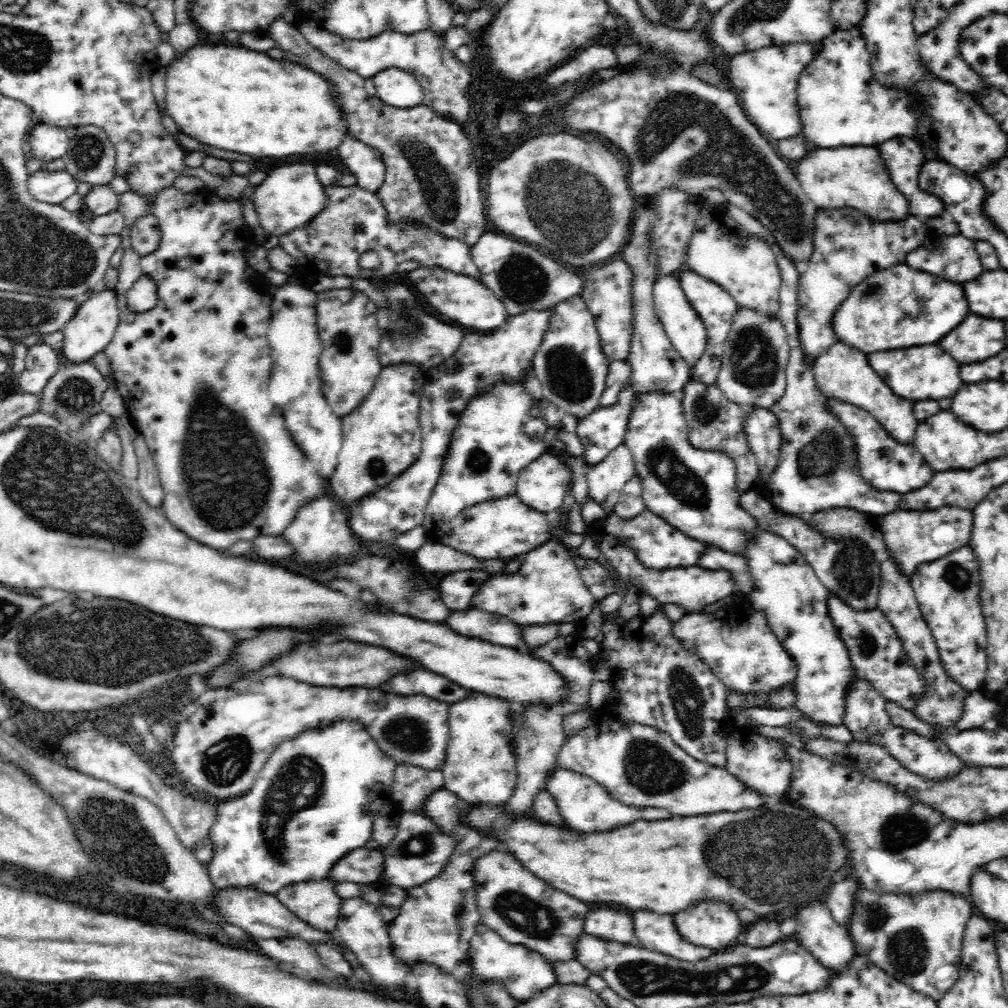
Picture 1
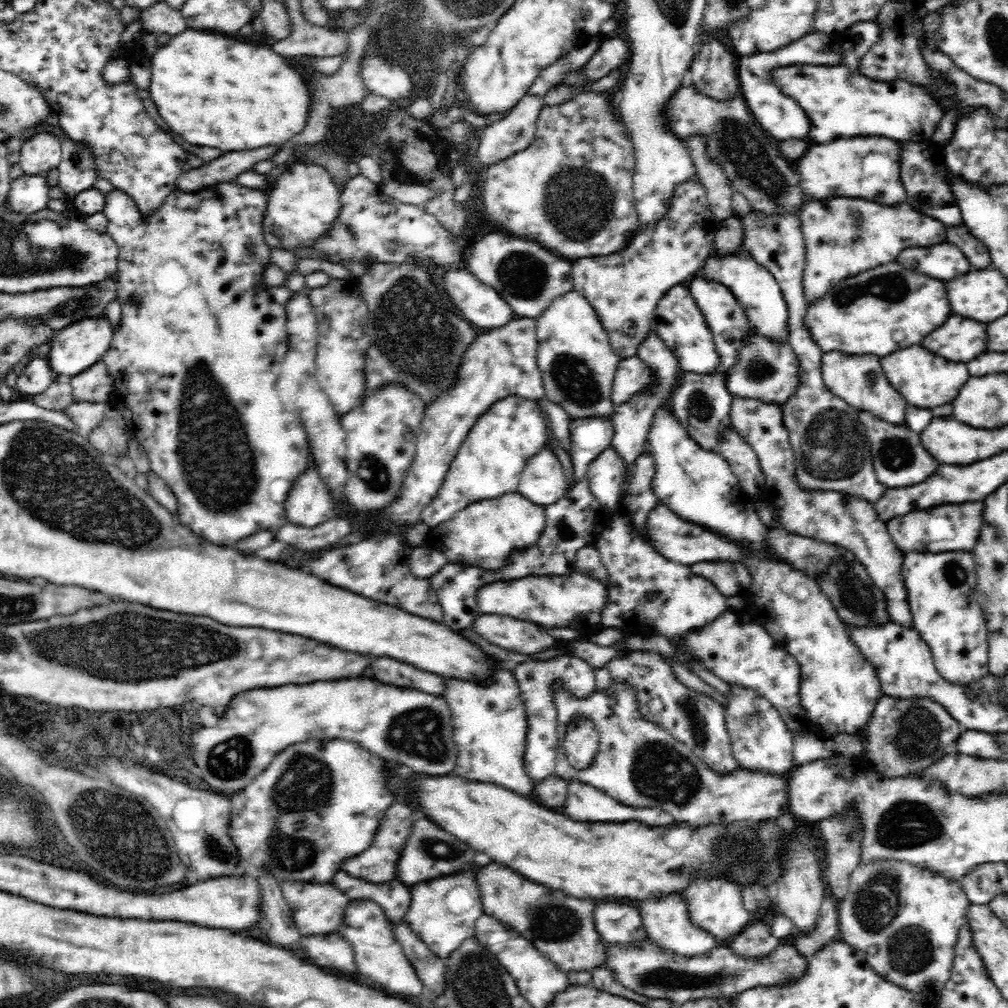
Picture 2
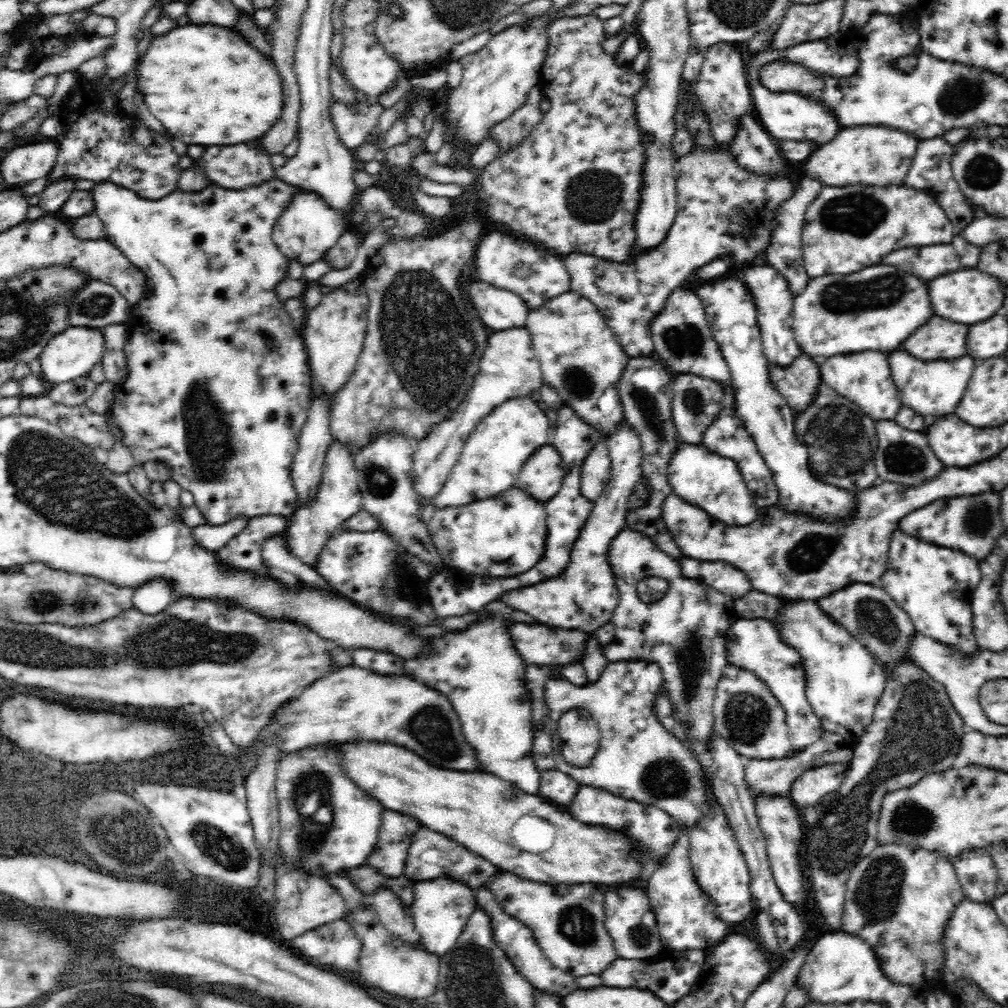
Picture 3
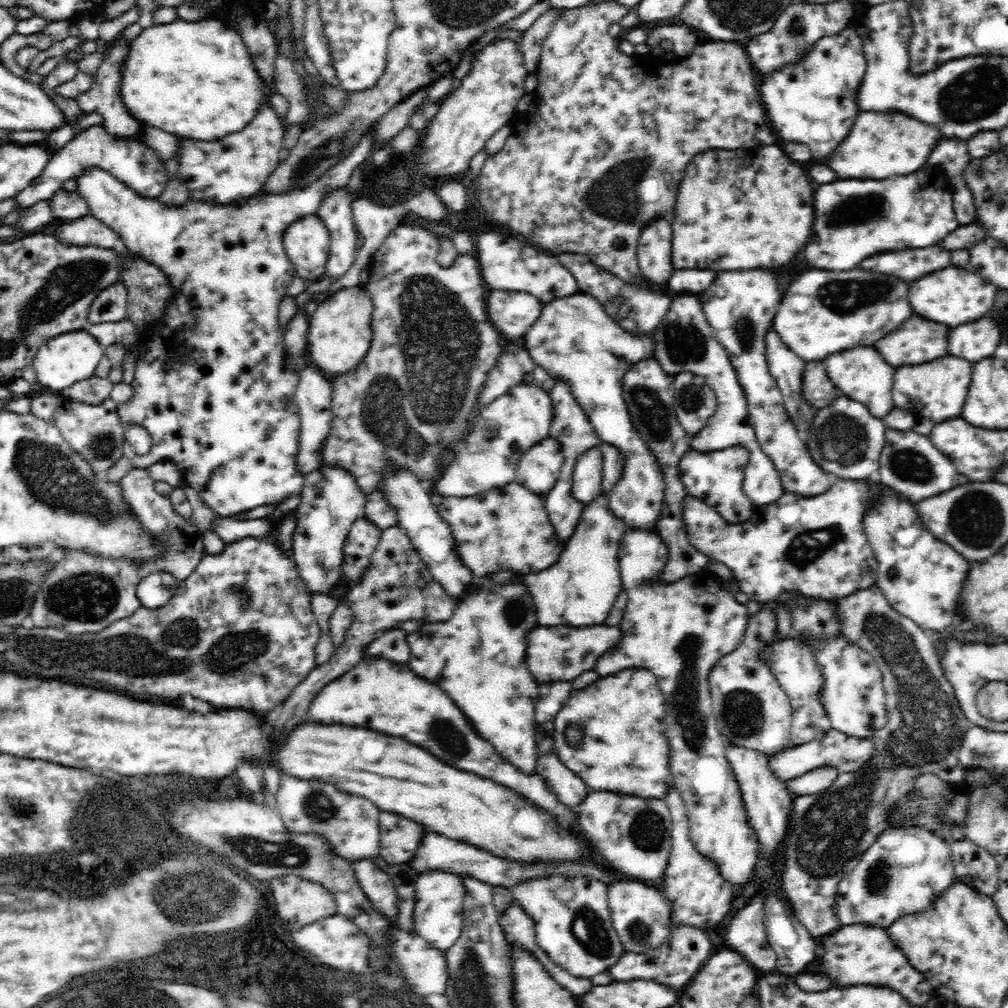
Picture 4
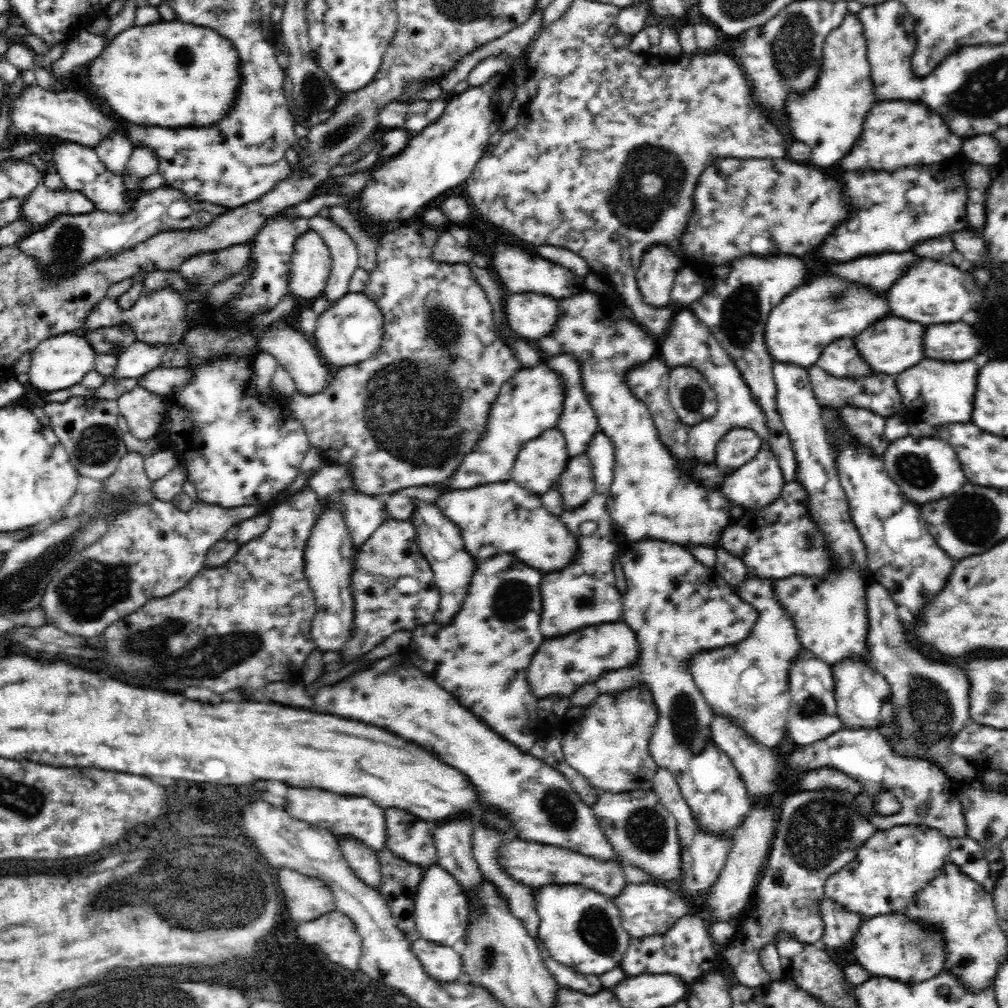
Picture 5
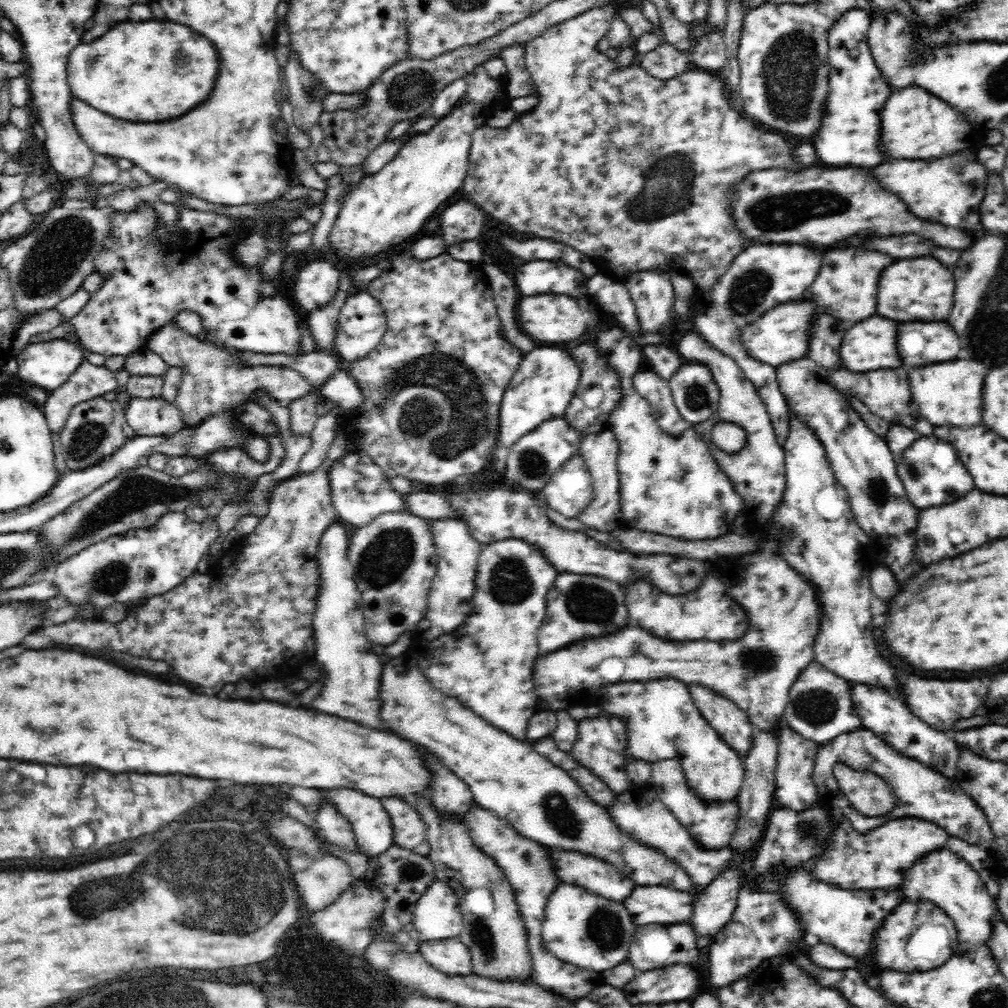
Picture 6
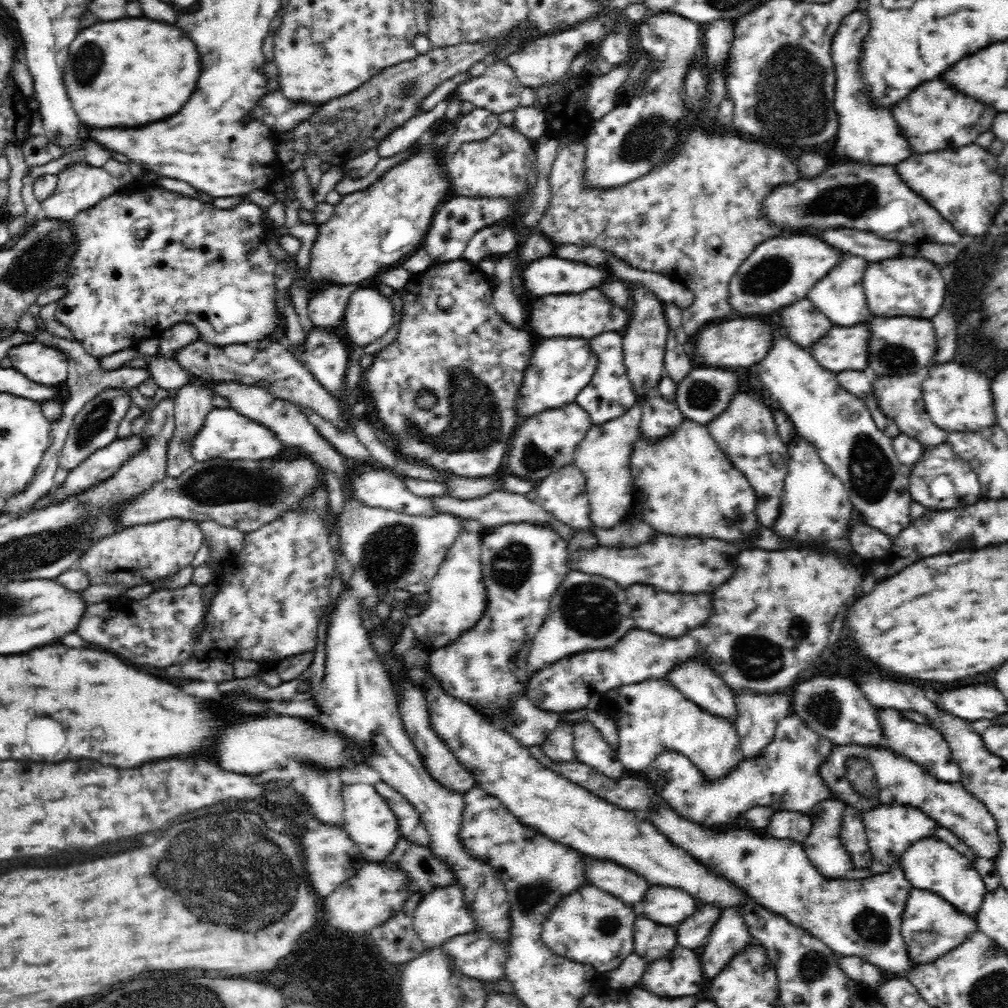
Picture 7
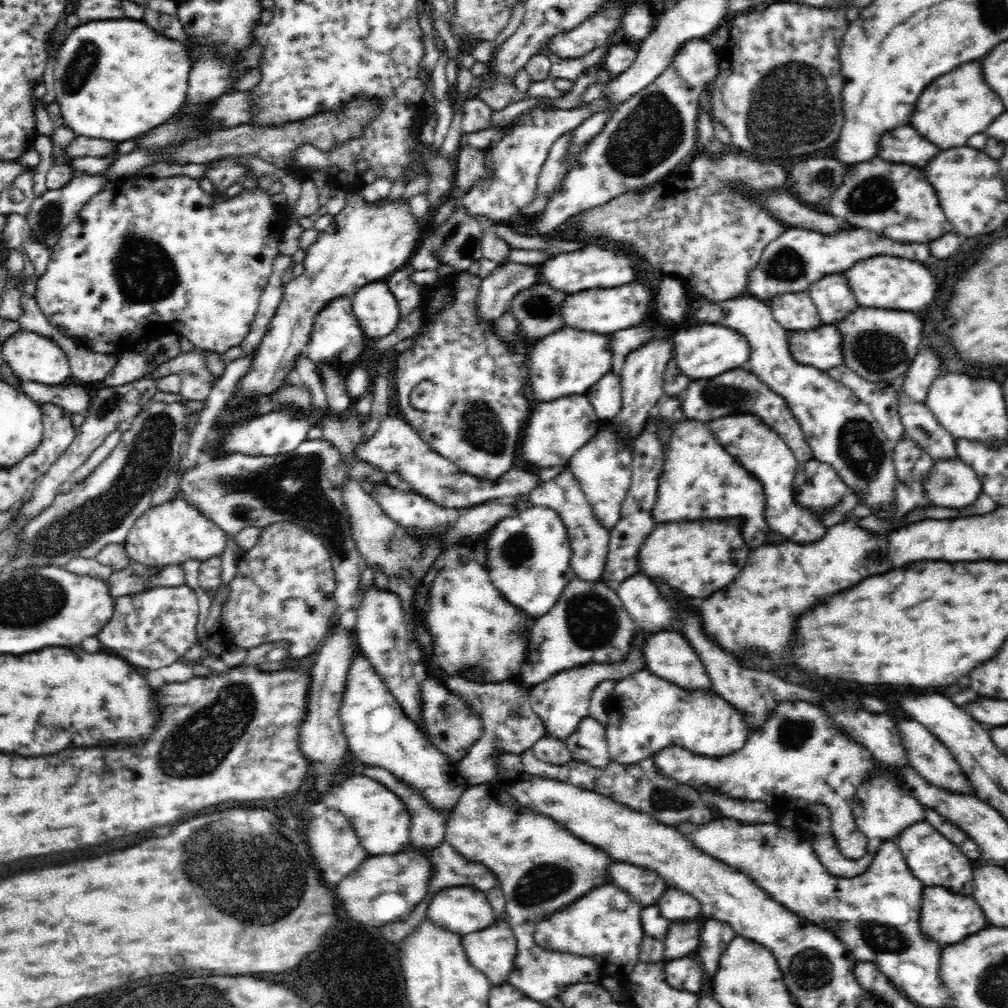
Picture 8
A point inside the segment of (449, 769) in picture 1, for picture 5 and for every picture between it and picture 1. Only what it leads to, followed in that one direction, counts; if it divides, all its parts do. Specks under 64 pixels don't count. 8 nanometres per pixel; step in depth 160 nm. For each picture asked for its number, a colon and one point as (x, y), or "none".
2: (489, 722)
3: (480, 668)
4: (477, 655)
5: (502, 609)

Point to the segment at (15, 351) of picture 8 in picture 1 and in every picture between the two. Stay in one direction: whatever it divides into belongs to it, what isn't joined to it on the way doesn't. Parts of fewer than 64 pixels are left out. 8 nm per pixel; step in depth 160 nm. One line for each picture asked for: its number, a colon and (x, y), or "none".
1: (93, 325)
2: (76, 347)
3: (71, 354)
4: (65, 359)
5: (59, 362)
6: (48, 364)
7: (46, 365)

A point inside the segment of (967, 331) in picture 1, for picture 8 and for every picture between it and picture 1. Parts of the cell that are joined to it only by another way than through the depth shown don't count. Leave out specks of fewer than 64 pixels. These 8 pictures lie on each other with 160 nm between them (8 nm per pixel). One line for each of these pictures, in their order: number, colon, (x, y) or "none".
2: (959, 339)
3: (938, 339)
4: (917, 341)
5: (891, 345)
6: (871, 344)
7: (843, 348)
8: (822, 348)

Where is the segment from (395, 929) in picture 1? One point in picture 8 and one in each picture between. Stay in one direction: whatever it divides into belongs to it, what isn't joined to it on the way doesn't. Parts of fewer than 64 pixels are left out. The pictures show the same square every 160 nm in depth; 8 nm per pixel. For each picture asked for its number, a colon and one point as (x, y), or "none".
2: (443, 912)
3: (441, 908)
4: (438, 918)
5: (441, 915)
6: (437, 916)
7: (443, 914)
8: (464, 910)

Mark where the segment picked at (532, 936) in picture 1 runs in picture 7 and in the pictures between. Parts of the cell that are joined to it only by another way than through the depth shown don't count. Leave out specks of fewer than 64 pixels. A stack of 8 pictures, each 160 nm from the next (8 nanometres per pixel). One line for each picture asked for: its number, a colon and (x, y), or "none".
2: (562, 927)
3: (568, 922)
4: (572, 920)
5: (580, 927)
6: (587, 930)
7: (590, 926)

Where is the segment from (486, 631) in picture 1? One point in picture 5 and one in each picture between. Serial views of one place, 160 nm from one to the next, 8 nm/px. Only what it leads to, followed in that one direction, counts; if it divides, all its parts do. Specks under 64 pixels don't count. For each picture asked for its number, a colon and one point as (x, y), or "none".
2: (522, 637)
3: (542, 645)
4: (558, 654)
5: (563, 664)

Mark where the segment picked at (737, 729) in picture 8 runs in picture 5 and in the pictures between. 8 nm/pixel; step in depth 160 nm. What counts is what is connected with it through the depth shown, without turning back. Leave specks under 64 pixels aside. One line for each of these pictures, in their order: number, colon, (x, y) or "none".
5: (677, 608)
6: (664, 723)
7: (653, 716)

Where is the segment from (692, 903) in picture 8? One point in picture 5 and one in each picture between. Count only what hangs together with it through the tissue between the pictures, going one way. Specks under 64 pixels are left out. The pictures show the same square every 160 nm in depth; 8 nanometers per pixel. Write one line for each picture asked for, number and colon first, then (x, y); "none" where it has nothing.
5: (646, 910)
6: (647, 905)
7: (665, 905)

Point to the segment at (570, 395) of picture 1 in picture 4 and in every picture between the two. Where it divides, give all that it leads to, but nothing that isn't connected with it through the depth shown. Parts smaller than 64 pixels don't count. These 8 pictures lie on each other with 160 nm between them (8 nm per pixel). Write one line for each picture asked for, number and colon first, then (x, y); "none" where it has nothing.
2: (578, 365)
3: (580, 357)
4: (574, 339)

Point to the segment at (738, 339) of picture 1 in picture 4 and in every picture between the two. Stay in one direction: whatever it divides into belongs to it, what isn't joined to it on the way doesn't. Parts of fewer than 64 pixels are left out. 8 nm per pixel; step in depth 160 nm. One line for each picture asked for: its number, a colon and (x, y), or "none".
2: (764, 370)
3: (797, 383)
4: (818, 391)

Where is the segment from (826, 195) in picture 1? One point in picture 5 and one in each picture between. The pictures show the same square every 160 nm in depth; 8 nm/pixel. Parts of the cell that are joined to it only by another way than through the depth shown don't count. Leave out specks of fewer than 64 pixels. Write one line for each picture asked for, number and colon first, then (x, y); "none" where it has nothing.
2: (840, 168)
3: (876, 156)
4: (880, 145)
5: (895, 134)

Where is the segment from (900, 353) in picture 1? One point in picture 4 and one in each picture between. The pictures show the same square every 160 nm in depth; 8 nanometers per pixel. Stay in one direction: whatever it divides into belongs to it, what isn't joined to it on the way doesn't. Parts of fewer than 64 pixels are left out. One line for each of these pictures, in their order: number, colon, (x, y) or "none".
2: (926, 380)
3: (936, 387)
4: (941, 385)

